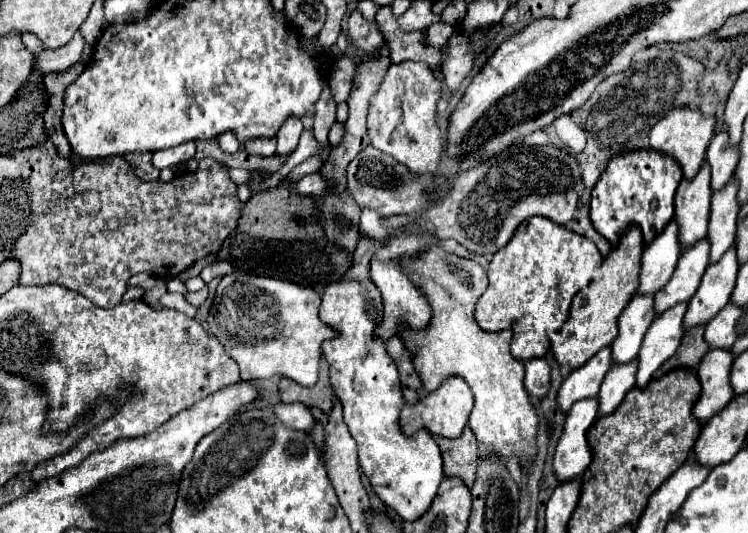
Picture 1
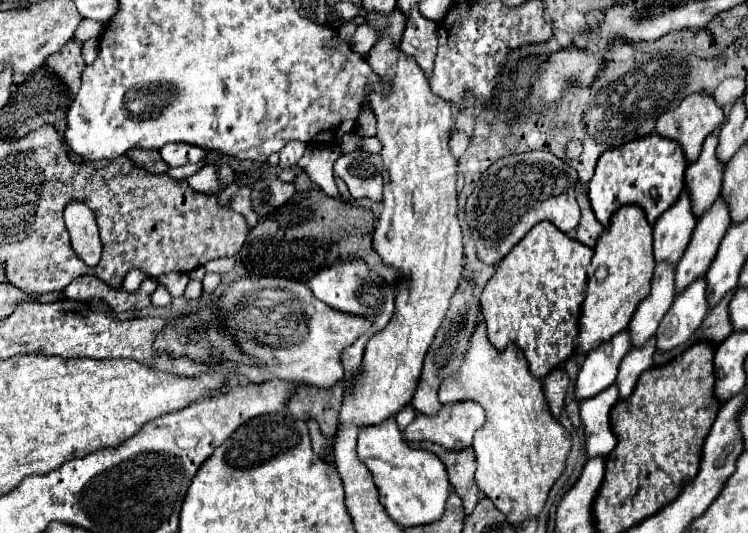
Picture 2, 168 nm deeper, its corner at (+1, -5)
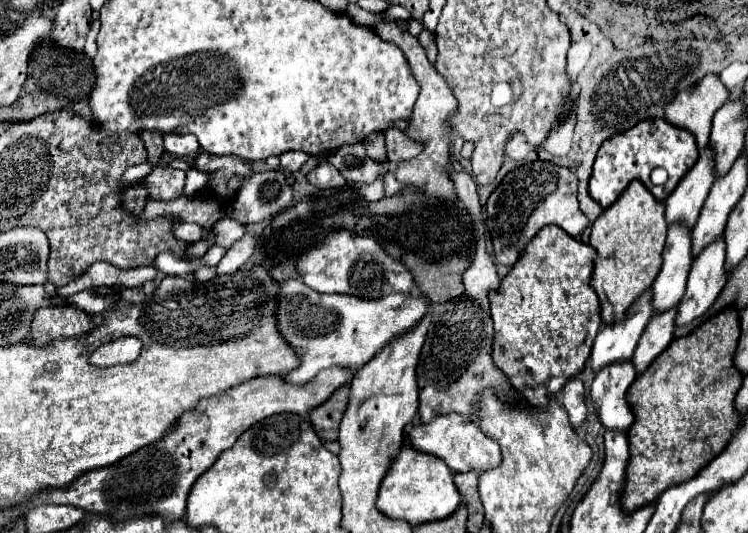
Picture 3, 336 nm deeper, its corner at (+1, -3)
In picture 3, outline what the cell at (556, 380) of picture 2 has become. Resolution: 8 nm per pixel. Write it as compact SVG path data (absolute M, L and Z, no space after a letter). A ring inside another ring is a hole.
M573 377L565 383L563 391L561 391L561 403L569 415L569 421L573 427L581 425L585 421L587 415L587 407L585 407L585 387L581 383L579 377Z

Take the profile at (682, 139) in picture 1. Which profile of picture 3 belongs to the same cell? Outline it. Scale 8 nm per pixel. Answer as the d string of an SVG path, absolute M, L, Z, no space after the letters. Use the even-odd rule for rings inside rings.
M705 75L695 89L685 89L667 105L665 119L667 123L687 129L695 141L697 149L705 151L707 137L711 133L711 119L717 109L727 103L729 91L719 81L717 75Z

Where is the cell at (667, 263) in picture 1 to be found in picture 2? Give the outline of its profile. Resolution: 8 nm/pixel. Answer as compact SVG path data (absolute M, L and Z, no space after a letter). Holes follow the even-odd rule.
M683 189L679 199L667 209L653 225L655 233L655 259L677 263L687 249L697 217L691 211L689 191Z

